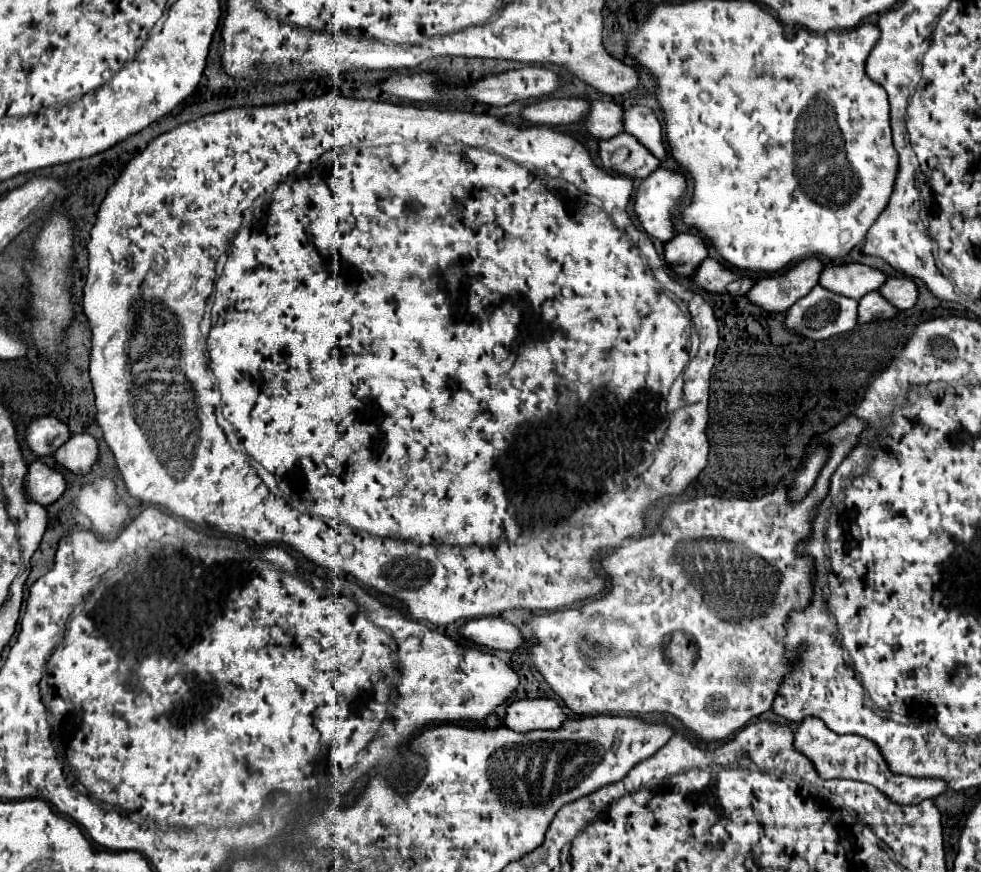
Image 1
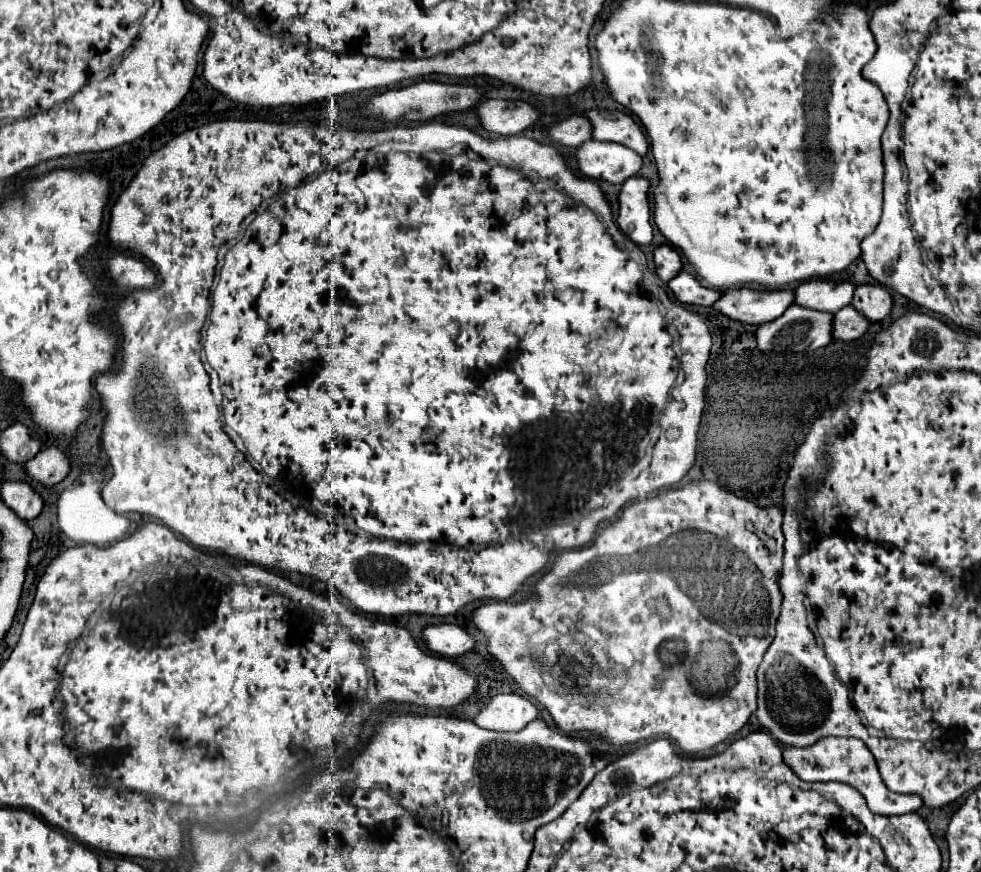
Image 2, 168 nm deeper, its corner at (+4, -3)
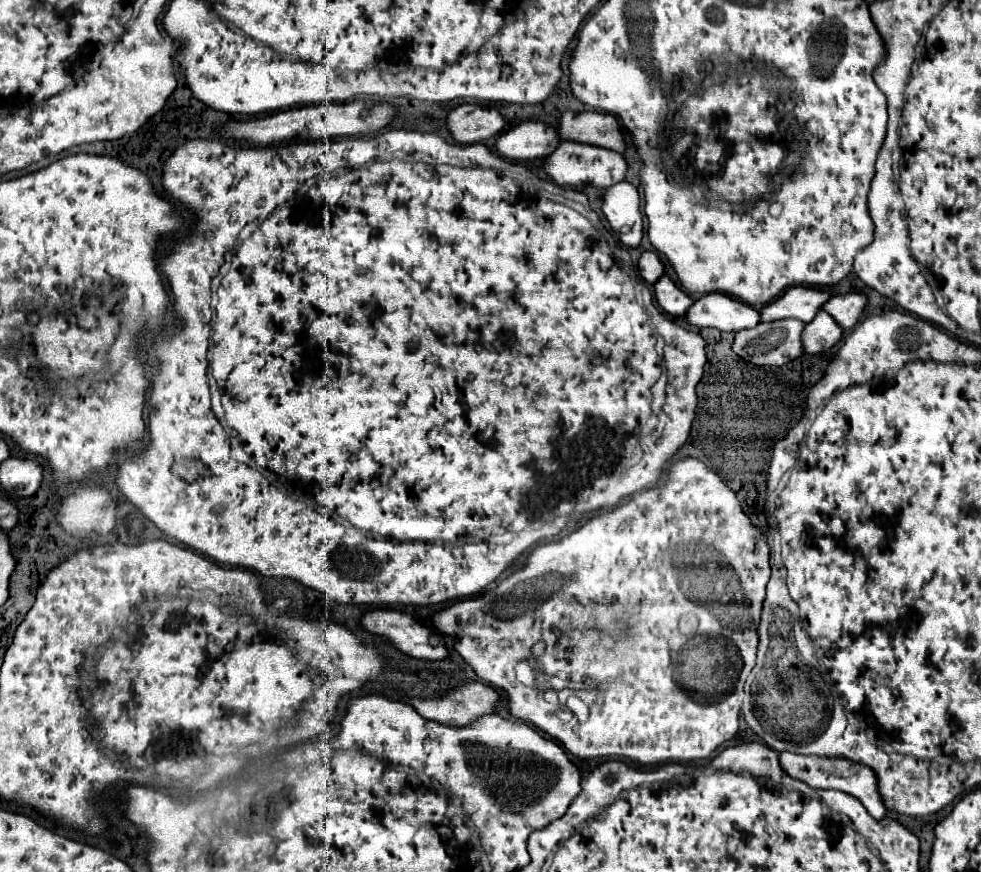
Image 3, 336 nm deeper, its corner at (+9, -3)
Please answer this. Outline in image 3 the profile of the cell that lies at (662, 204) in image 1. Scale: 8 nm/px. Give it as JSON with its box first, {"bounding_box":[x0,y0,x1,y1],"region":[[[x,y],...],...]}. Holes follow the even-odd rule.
{"bounding_box":[603,181,643,247],"region":[[[621,181],[609,187],[603,199],[603,213],[623,245],[639,247],[643,237],[643,215],[639,209],[639,193],[633,183]]]}

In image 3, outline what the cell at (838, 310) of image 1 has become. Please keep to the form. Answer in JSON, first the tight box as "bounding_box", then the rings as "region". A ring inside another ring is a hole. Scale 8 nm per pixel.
{"bounding_box":[733,319,805,367],"region":[[[779,319],[779,321],[769,321],[769,323],[759,323],[753,329],[743,329],[735,335],[735,343],[733,343],[733,351],[743,357],[745,361],[759,365],[759,367],[779,367],[791,359],[797,359],[803,355],[803,335],[805,323],[799,319]]]}

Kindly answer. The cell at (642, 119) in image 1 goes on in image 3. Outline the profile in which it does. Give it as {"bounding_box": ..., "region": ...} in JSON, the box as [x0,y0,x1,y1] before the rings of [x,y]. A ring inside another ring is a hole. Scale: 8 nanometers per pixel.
{"bounding_box":[559,111,625,153],"region":[[[565,111],[559,123],[561,139],[591,143],[625,153],[625,133],[615,115],[603,111]]]}

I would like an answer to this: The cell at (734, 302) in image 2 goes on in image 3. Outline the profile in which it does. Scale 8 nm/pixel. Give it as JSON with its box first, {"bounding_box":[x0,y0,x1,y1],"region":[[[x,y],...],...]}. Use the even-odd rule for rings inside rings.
{"bounding_box":[687,293,761,331],"region":[[[709,293],[699,297],[687,311],[687,319],[695,327],[715,327],[721,331],[741,331],[759,325],[761,311],[737,301],[725,293]]]}

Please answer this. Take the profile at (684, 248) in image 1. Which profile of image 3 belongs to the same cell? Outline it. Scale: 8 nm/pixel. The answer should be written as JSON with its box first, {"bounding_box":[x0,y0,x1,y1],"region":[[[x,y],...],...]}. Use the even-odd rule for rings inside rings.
{"bounding_box":[639,251,665,283],"region":[[[645,251],[641,255],[639,269],[641,269],[641,275],[643,275],[643,279],[647,283],[655,283],[665,271],[665,267],[663,267],[663,263],[661,263],[661,259],[659,259],[659,255],[655,251]]]}

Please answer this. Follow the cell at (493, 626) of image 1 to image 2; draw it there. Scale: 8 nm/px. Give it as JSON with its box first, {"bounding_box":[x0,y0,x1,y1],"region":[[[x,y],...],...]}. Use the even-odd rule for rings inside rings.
{"bounding_box":[422,625,474,657],"region":[[[428,625],[422,629],[426,649],[444,657],[458,657],[474,647],[474,637],[458,625]]]}

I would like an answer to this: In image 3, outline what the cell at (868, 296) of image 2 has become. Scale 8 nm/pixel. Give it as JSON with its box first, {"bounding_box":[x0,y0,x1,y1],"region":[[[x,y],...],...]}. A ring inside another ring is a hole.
{"bounding_box":[823,291,867,329],"region":[[[851,291],[845,295],[833,295],[823,309],[843,327],[843,329],[853,329],[857,321],[861,319],[863,311],[867,307],[867,297],[863,293]]]}

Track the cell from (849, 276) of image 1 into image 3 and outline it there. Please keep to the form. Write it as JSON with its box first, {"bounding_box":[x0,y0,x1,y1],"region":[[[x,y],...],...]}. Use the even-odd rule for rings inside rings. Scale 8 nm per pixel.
{"bounding_box":[761,285,831,323],"region":[[[797,285],[793,289],[787,289],[781,297],[771,301],[769,305],[765,305],[761,309],[761,321],[801,319],[809,323],[823,309],[825,301],[829,299],[831,299],[829,291]]]}

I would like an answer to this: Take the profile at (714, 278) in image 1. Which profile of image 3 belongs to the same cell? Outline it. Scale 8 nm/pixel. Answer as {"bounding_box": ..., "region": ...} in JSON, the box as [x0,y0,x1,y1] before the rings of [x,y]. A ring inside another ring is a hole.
{"bounding_box":[655,275,693,315],"region":[[[663,275],[655,285],[655,297],[657,303],[671,315],[685,315],[687,309],[693,305],[693,297],[687,295],[681,287],[675,285],[675,281],[669,275]]]}

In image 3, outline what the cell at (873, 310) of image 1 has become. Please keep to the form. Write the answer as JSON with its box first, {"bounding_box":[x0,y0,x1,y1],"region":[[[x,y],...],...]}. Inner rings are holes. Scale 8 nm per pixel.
{"bounding_box":[805,311,845,353],"region":[[[819,311],[817,317],[805,329],[805,351],[823,353],[837,345],[845,335],[845,329],[837,327],[833,319],[827,319],[825,311]]]}

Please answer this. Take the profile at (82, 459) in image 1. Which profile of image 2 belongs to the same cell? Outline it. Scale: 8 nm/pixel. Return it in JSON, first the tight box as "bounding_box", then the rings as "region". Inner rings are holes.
{"bounding_box":[24,447,70,487],"region":[[[46,447],[36,457],[32,457],[30,461],[24,463],[24,471],[36,483],[40,483],[44,487],[52,487],[68,475],[70,463],[68,463],[68,457],[64,455],[64,451],[60,451],[56,447]]]}

